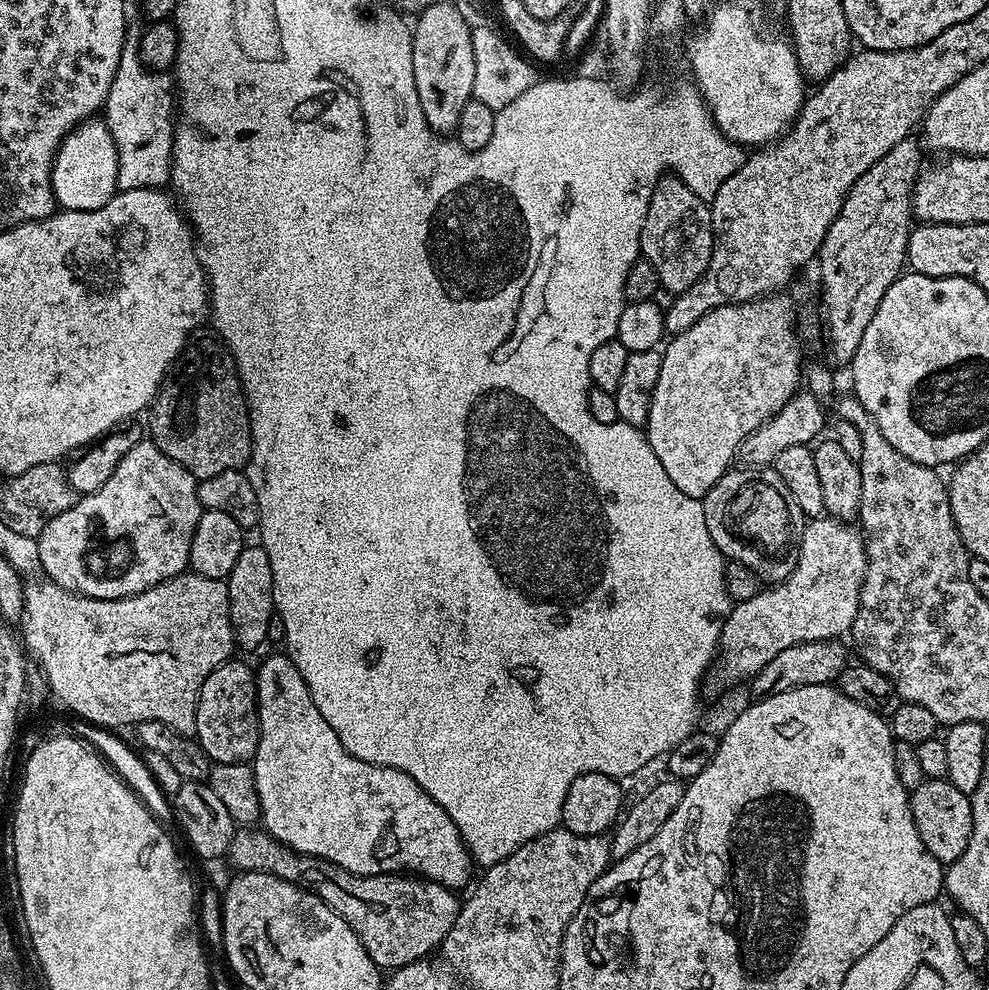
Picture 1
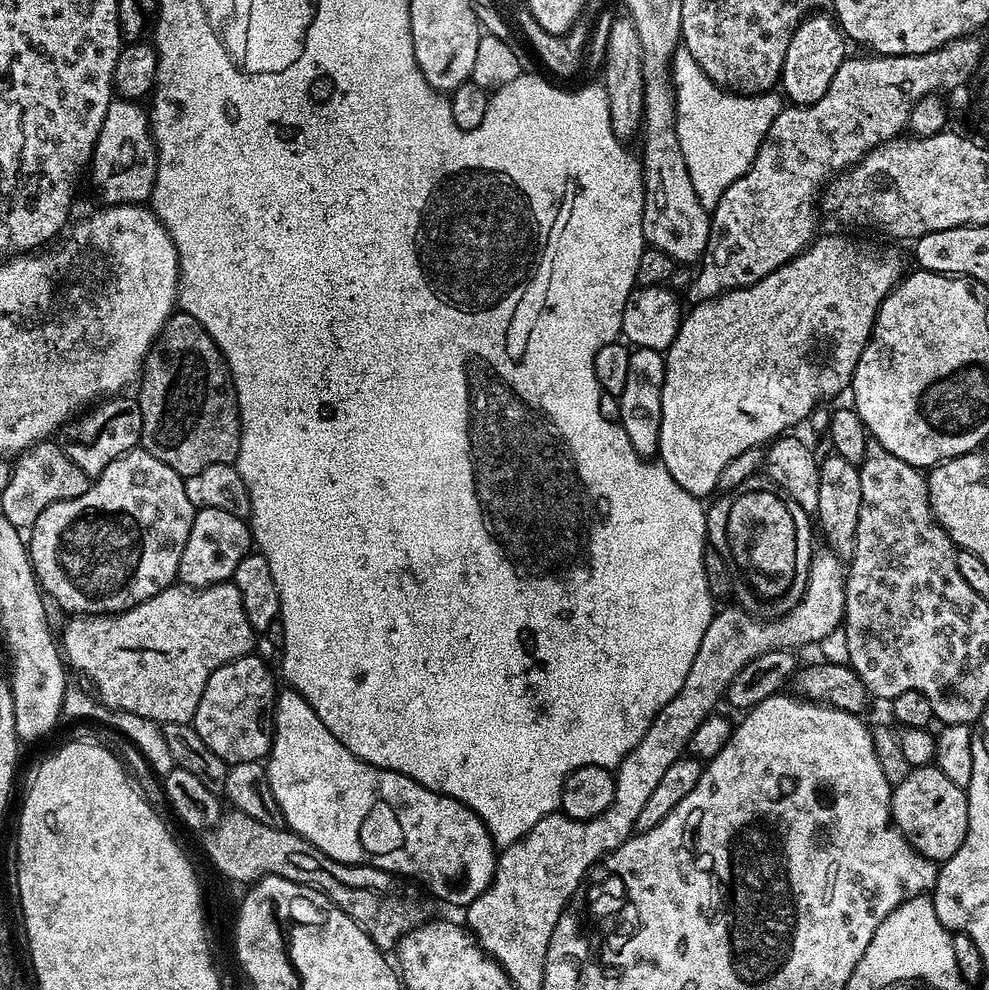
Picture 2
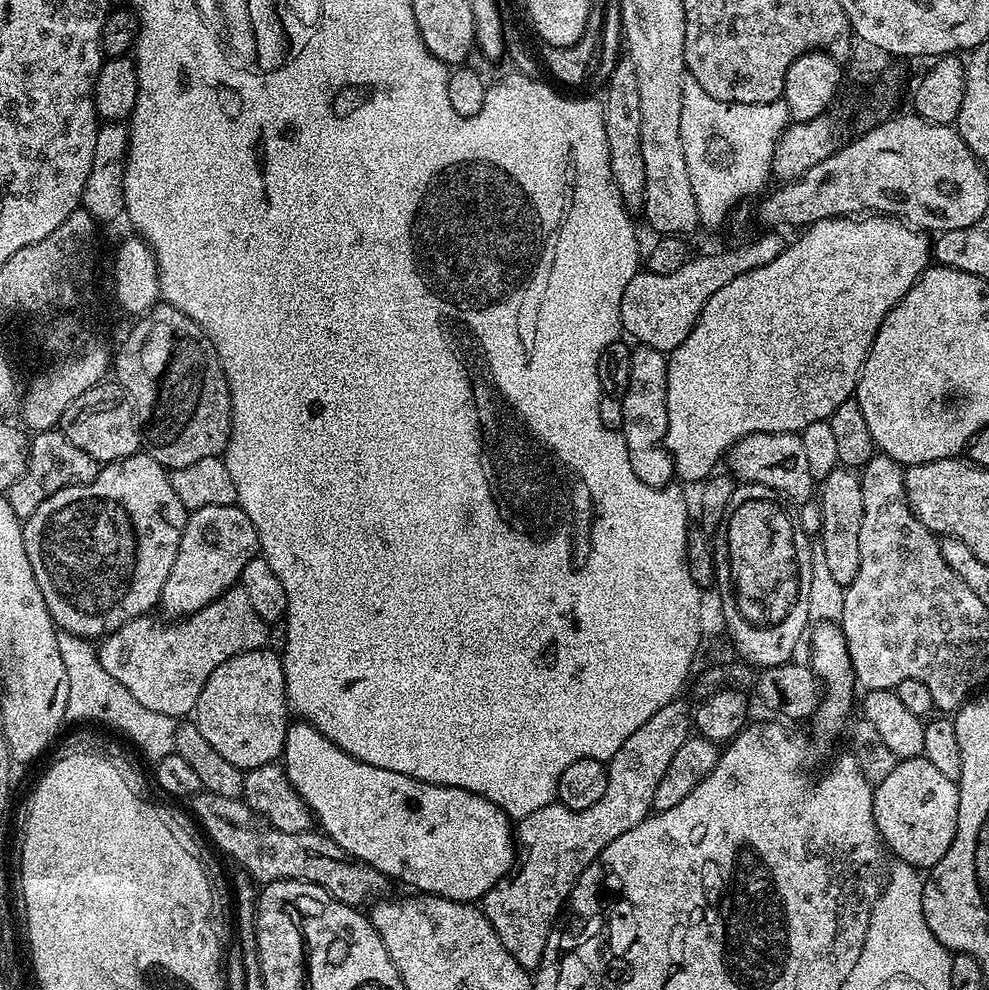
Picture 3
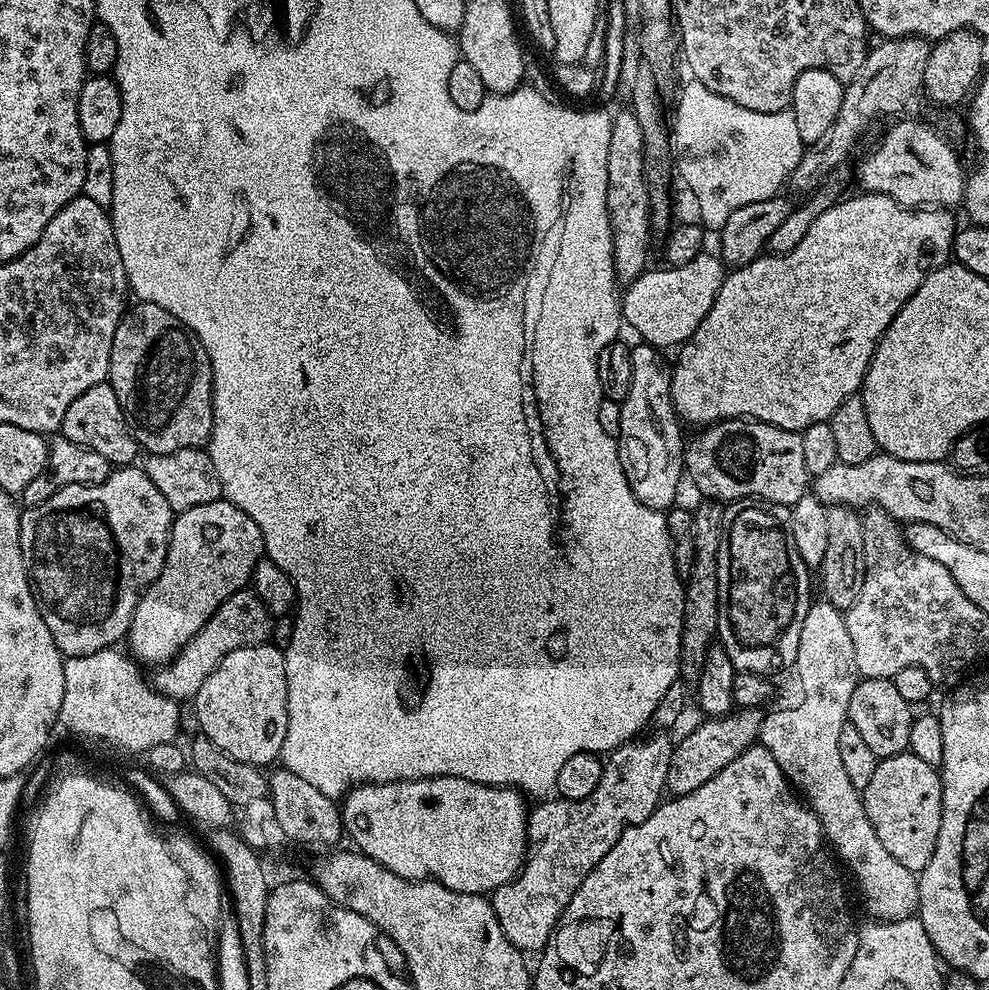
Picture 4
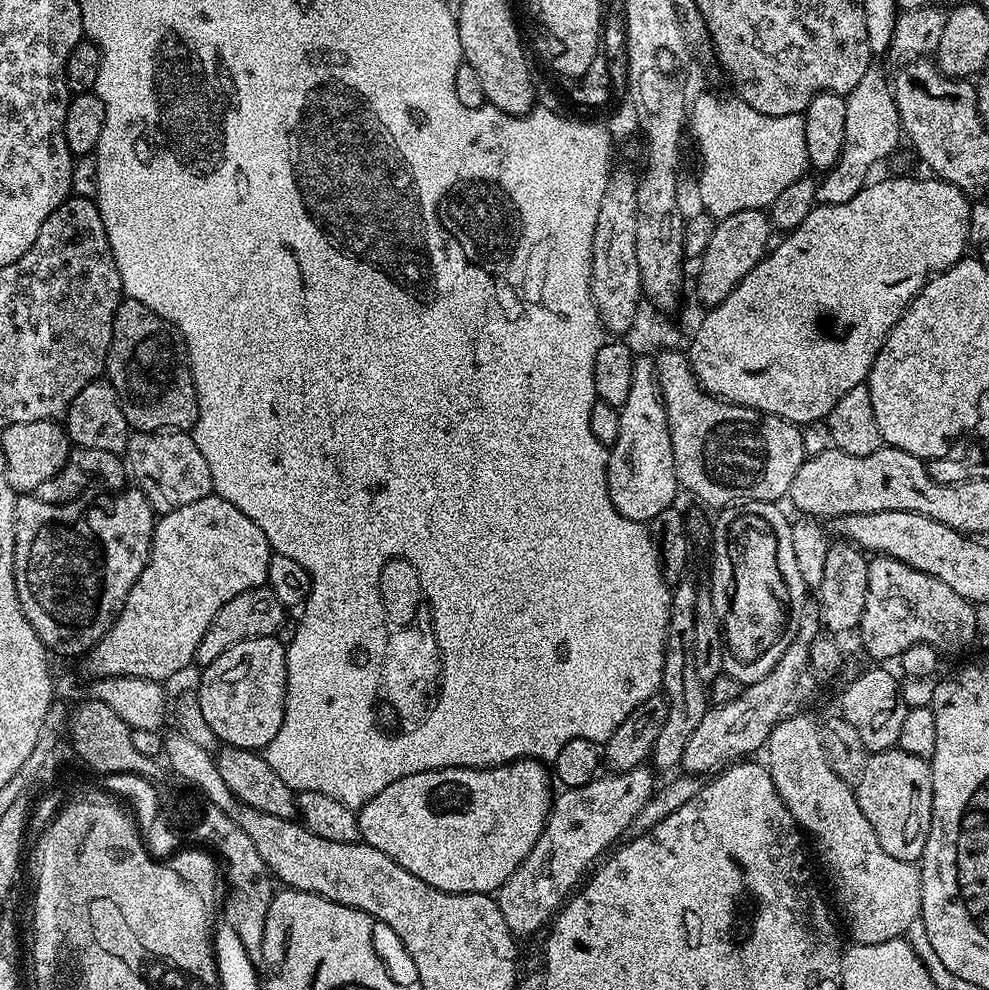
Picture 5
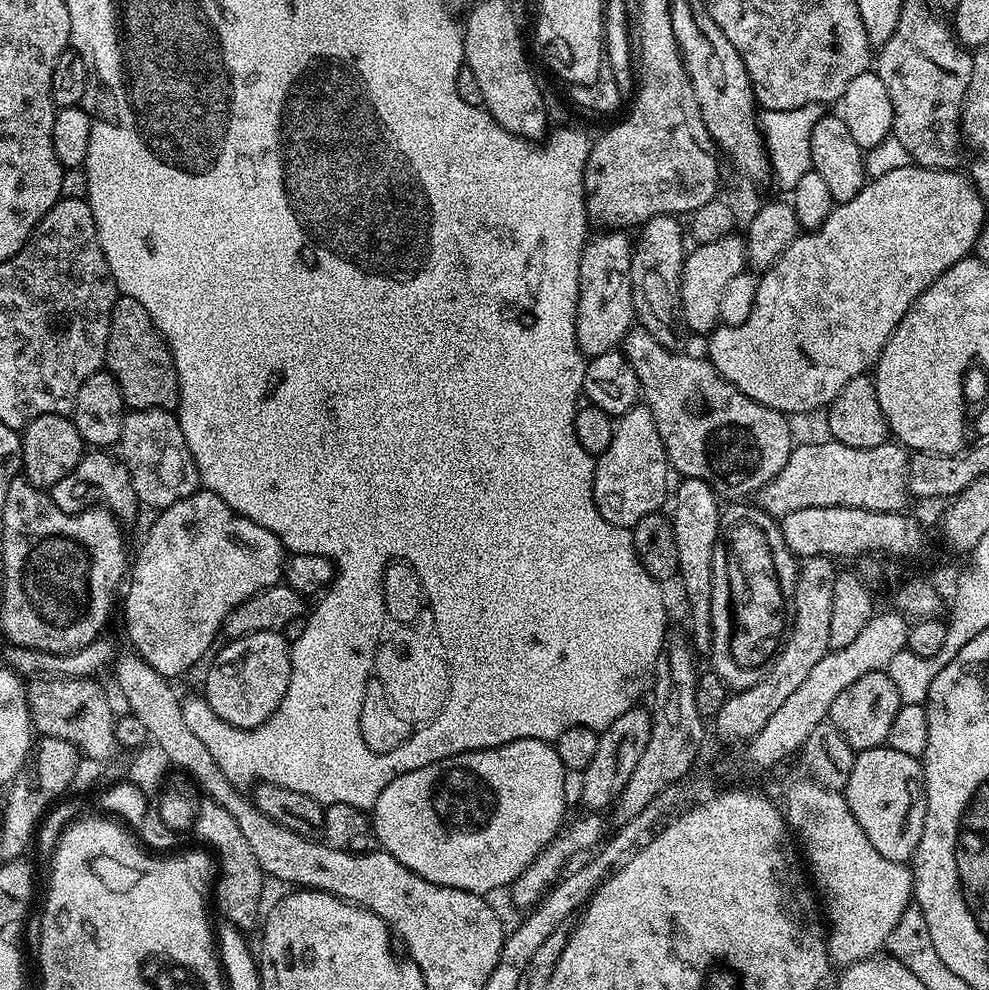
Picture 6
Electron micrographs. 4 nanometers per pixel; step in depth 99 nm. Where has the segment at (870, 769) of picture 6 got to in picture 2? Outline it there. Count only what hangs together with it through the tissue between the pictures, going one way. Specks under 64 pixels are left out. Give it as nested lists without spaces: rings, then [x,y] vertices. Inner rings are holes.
[[[935,766],[912,768],[902,782],[892,790],[892,818],[918,854],[927,860],[943,862],[958,854],[958,846],[966,838],[968,825],[968,794],[965,789],[954,786],[946,774]]]

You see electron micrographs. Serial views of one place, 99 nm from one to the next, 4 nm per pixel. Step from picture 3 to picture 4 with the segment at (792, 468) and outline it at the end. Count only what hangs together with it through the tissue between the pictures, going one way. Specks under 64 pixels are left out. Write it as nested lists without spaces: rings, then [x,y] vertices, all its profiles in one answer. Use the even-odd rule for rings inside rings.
[[[737,418],[735,420],[717,420],[715,424],[707,425],[696,437],[687,441],[684,450],[684,471],[687,479],[692,479],[692,484],[701,493],[701,497],[709,500],[718,500],[721,502],[735,502],[738,500],[746,500],[755,498],[757,500],[768,500],[771,504],[783,504],[785,506],[794,505],[804,493],[807,493],[810,488],[810,472],[808,476],[808,456],[804,453],[804,436],[799,432],[791,432],[790,430],[782,430],[778,426],[770,426],[761,420],[749,420],[747,418]]]

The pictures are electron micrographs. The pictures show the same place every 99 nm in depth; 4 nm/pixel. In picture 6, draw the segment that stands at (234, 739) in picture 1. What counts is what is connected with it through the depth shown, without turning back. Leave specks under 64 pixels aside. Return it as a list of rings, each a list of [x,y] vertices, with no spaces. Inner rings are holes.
[[[283,631],[259,632],[228,640],[204,676],[202,699],[231,728],[257,728],[278,710],[292,673],[292,650]]]

